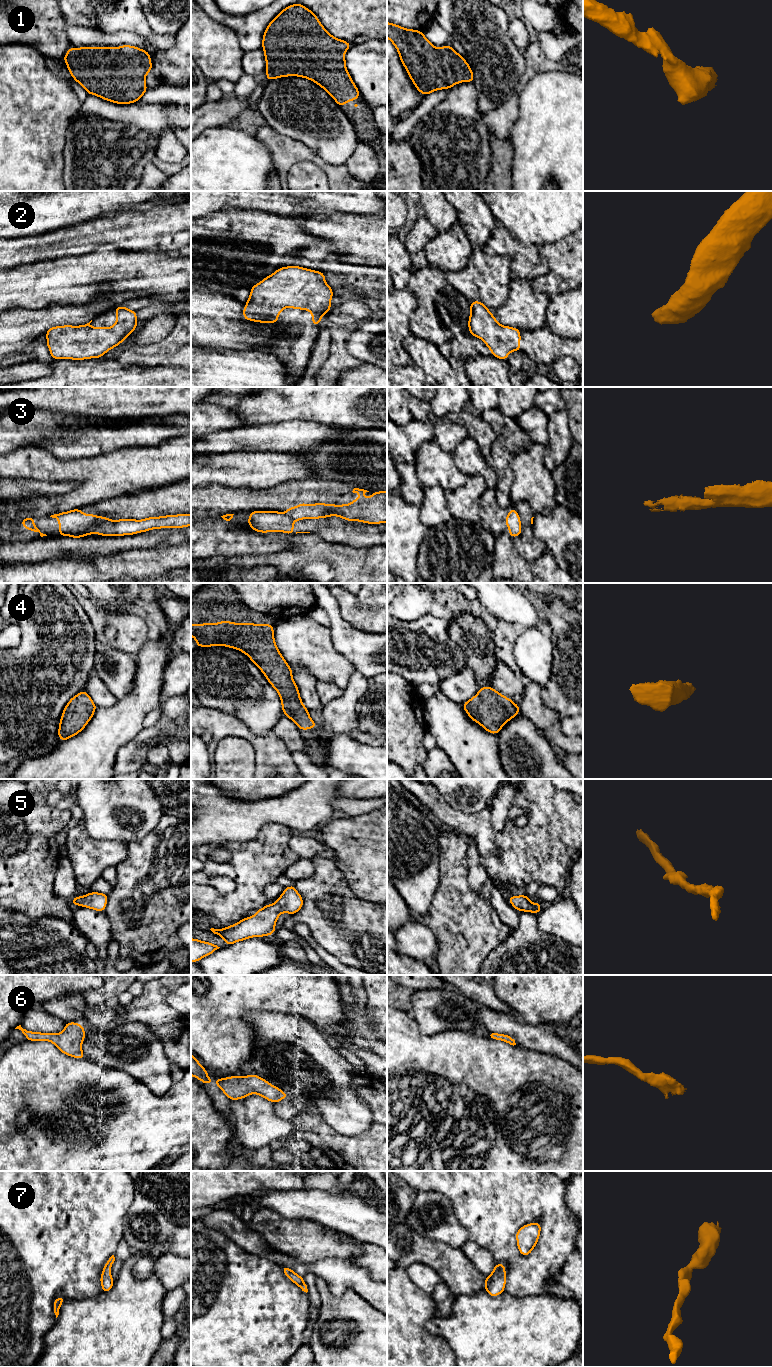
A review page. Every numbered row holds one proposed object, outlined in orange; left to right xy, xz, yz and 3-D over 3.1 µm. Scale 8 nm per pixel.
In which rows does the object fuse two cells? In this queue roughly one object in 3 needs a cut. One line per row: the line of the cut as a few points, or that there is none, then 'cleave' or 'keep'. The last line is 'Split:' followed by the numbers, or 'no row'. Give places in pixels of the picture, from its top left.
1: no cut | keep
2: no cut | keep
3: xy (103, 516), (90, 531) | cleave
4: no cut | keep
5: no cut | keep
6: no cut | keep
7: no cut | keep
Split: 3

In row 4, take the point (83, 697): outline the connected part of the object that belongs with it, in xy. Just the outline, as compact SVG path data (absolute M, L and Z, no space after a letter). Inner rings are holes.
M81 691L65 706L59 723L58 737L65 741L80 733L92 719L97 706L86 693Z

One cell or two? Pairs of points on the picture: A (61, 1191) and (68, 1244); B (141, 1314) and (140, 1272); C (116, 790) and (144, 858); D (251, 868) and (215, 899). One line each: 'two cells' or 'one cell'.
A: one cell
B: two cells
C: two cells
D: one cell

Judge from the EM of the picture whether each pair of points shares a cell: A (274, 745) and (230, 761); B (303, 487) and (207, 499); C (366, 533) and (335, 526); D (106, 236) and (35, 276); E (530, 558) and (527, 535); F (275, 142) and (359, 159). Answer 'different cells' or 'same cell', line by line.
A: different cells
B: same cell
C: same cell
D: different cells
E: same cell
F: different cells

